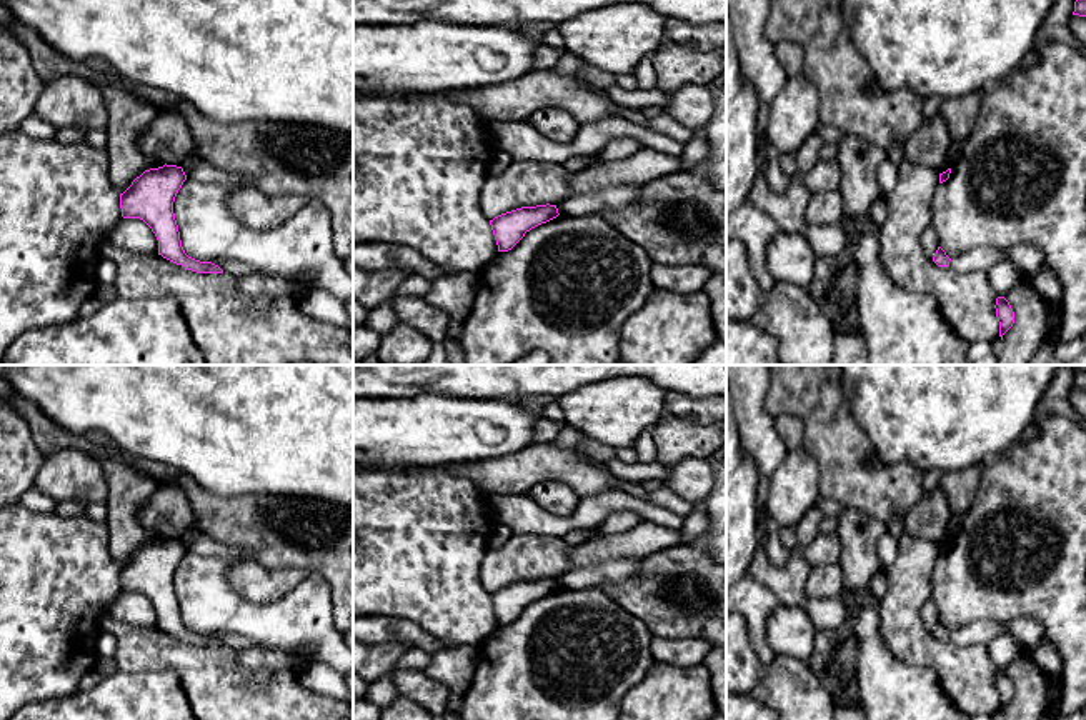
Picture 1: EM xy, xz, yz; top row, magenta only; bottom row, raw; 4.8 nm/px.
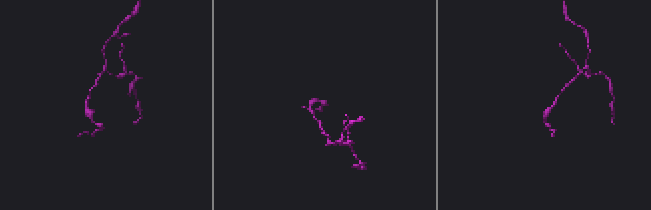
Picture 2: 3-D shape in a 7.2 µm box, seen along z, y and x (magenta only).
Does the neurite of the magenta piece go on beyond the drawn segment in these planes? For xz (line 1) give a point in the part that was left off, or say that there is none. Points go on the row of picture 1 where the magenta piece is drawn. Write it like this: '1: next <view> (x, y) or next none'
1: next none

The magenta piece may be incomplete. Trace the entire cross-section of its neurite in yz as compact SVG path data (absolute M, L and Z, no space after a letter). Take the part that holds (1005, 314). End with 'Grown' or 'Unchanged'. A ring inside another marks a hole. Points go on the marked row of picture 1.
M1004 297L996 298L996 317L999 322L999 337L1003 340L1003 335L1013 327L1014 323L1014 312L1009 305L1009 302Z. Unchanged

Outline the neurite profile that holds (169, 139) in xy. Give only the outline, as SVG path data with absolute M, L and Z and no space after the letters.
M163 110L145 128L140 148L167 165L183 167L198 160L198 147L185 118L175 110Z

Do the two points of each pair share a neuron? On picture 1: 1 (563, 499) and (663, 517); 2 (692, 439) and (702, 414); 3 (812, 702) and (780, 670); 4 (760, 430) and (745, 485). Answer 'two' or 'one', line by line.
1: two
2: two
3: one
4: two

